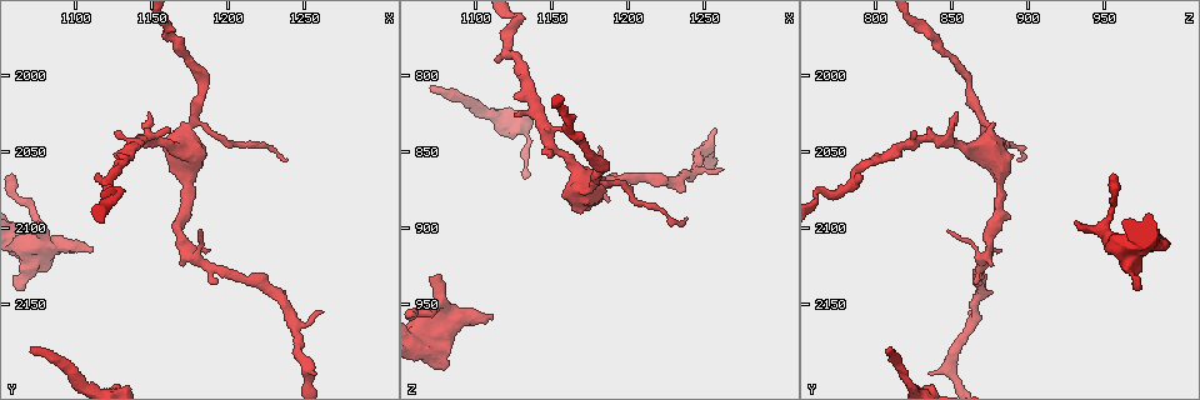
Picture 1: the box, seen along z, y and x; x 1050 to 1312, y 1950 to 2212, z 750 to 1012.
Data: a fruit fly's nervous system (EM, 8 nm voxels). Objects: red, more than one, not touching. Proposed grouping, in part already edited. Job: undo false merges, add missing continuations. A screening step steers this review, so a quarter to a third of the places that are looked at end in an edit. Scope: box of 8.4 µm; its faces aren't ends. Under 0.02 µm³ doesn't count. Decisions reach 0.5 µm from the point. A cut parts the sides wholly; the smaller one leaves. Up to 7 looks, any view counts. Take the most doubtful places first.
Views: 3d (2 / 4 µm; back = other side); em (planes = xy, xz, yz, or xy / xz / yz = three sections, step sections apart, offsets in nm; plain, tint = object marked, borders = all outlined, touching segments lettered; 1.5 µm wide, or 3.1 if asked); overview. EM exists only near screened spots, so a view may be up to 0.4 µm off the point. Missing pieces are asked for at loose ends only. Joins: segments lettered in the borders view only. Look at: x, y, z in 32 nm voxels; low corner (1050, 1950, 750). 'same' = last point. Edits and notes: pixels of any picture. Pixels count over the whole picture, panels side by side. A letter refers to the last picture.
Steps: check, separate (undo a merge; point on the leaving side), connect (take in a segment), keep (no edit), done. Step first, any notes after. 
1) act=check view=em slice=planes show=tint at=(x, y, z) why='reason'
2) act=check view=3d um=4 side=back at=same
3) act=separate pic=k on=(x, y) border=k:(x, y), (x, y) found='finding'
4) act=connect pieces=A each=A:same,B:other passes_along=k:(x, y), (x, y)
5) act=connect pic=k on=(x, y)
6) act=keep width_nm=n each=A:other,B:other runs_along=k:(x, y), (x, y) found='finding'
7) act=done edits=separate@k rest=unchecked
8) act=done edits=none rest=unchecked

act=check view=em slice=planes show=borders at=(1070, 2180, 806) why='tapers out'

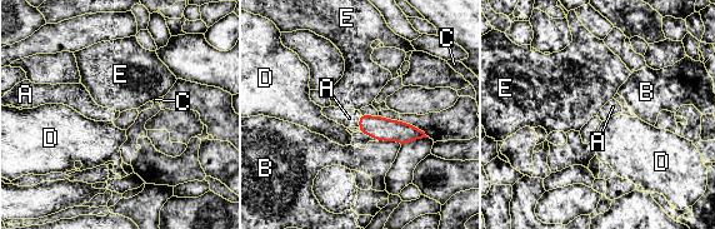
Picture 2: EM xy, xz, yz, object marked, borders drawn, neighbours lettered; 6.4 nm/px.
act=connect pieces=A each=A:same,B:other,C:other,D:other,E:other found='the cell continues'

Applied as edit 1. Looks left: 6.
act=check view=overview why='see it whole again'

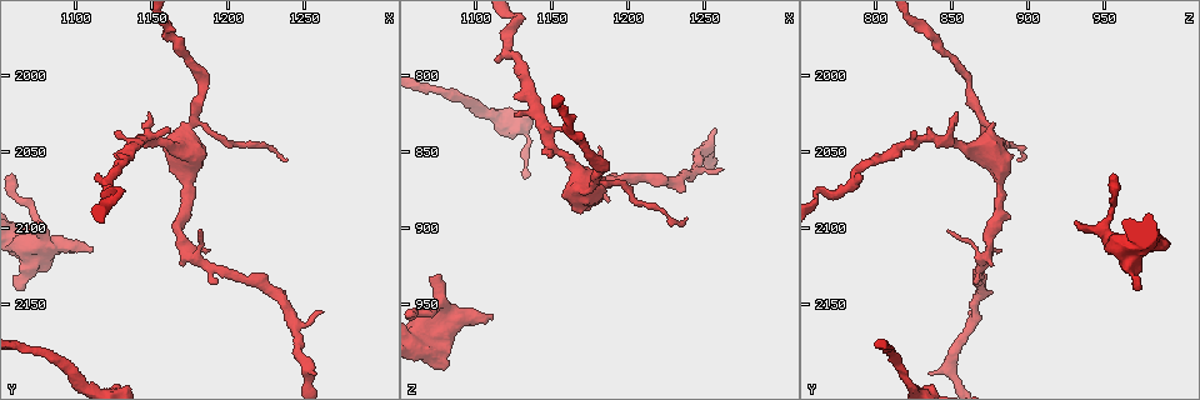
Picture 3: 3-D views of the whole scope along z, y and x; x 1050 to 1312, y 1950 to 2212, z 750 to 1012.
act=check view=3d um=4 at=(1170, 2046, 866) why='calibre changes'

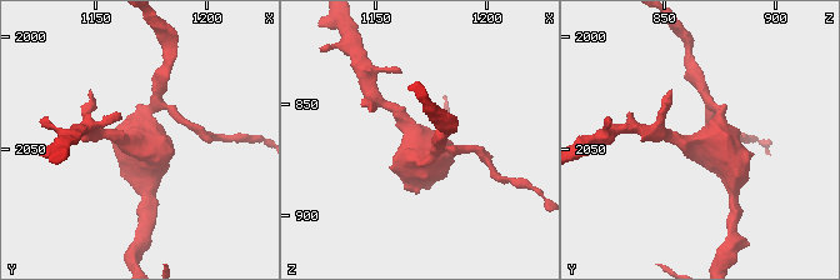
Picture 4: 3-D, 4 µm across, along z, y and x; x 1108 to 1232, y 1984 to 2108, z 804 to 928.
act=check view=em slice=xy step=4 show=tint at=(1170, 2048, 865)

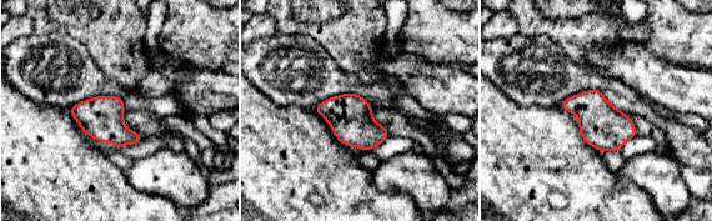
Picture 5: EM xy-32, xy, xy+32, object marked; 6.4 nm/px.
act=check view=em slice=planes show=borders at=same

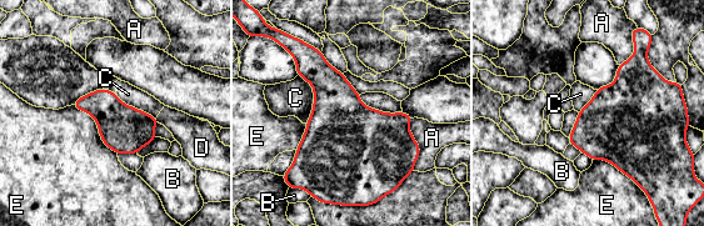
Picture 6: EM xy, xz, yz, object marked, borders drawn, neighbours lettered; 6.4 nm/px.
act=keep width_nm=300 longest_contact=E:440nm each=A:other,B:other,C:other,D:other,E:other found='continuous, no second cell'

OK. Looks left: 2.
act=done edits=connect@2 rest=unchecked

